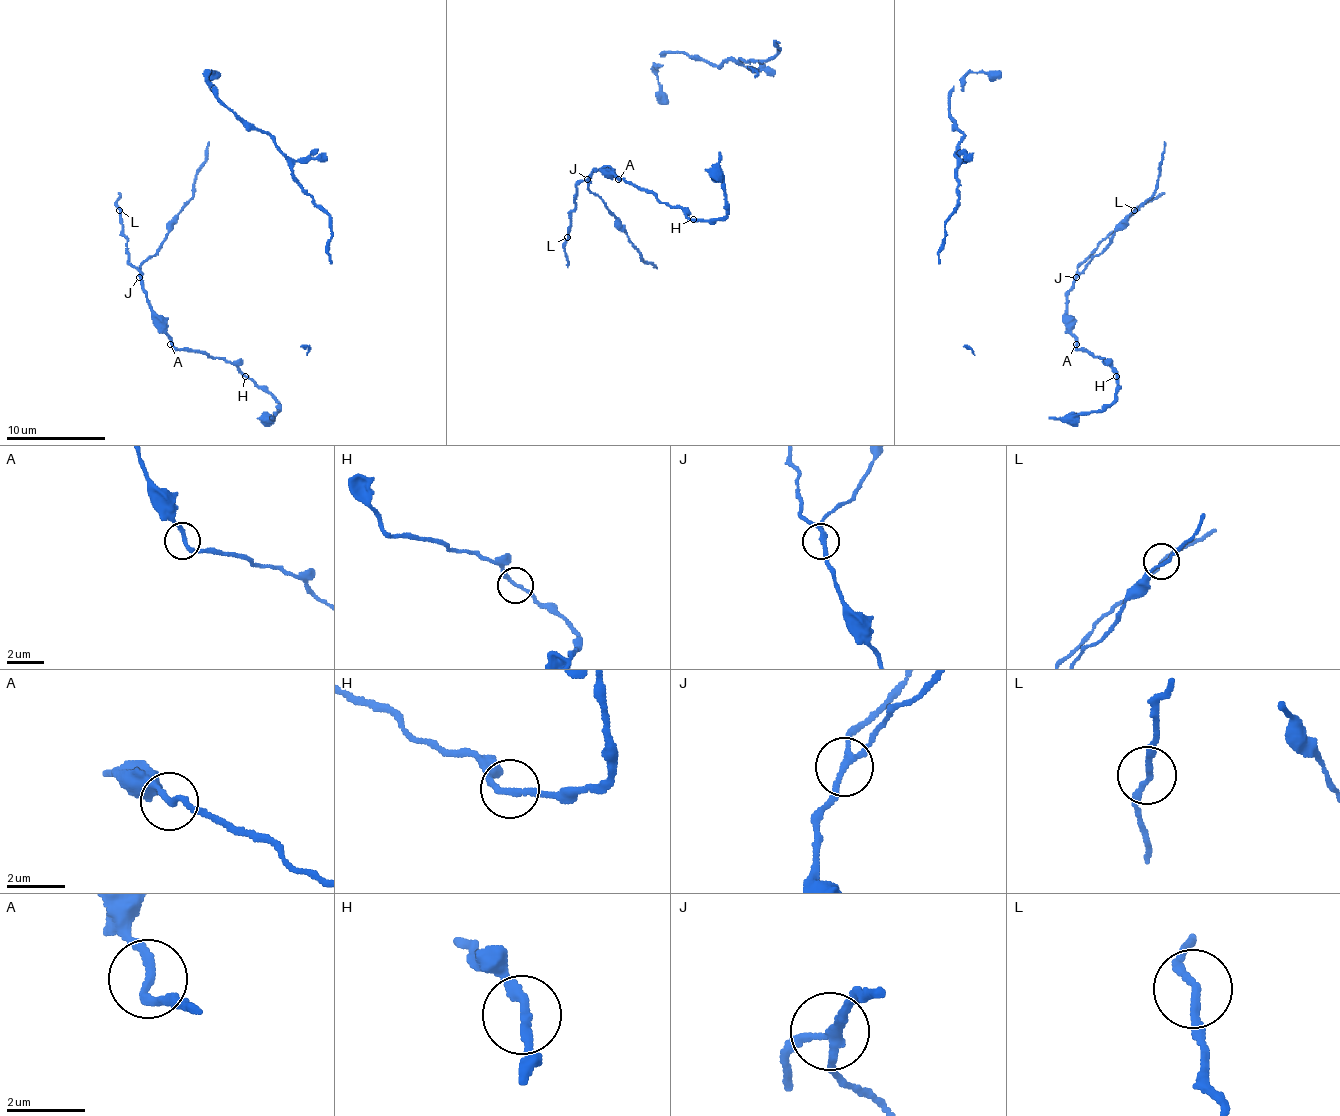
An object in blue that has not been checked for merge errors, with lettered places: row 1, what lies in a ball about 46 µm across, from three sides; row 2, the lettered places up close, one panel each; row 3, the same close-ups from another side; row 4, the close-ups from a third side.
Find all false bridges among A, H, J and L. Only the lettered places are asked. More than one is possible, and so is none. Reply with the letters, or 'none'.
none

